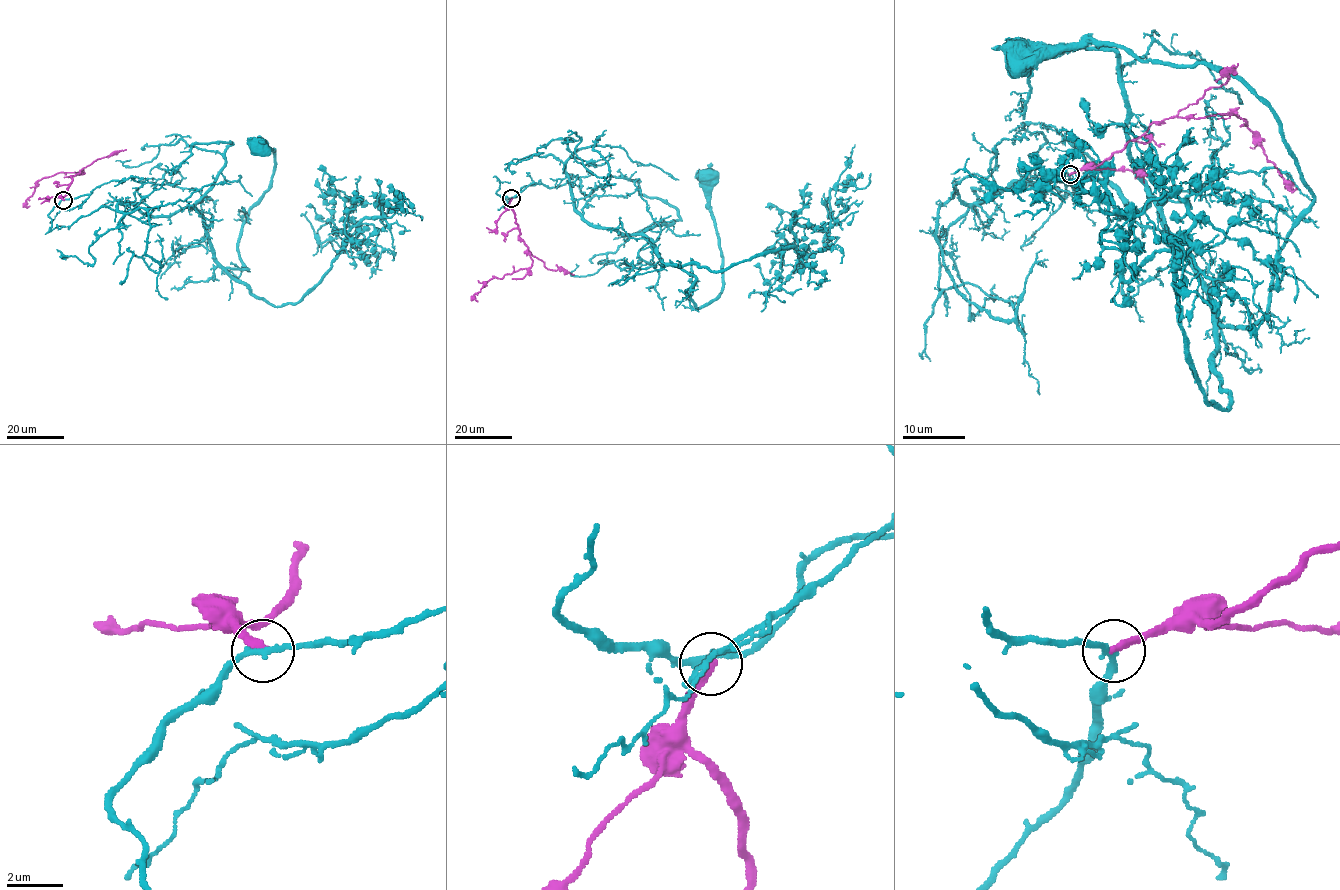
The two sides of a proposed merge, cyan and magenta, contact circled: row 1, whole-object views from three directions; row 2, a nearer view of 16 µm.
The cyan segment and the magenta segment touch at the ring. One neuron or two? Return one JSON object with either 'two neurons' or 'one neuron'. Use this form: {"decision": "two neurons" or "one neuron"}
{"decision": "two neurons"}

